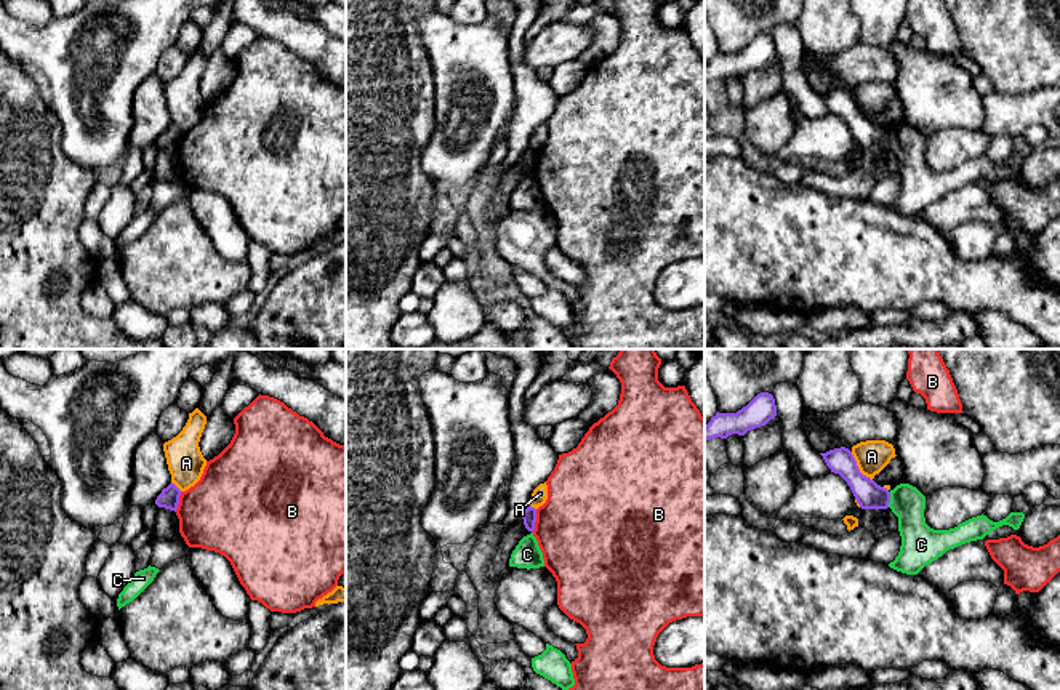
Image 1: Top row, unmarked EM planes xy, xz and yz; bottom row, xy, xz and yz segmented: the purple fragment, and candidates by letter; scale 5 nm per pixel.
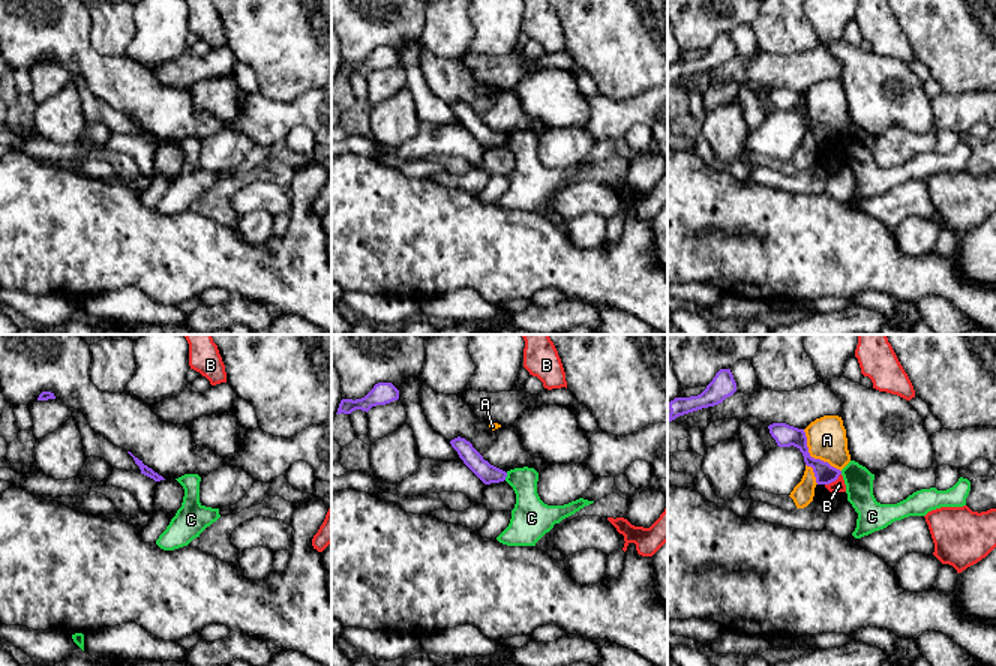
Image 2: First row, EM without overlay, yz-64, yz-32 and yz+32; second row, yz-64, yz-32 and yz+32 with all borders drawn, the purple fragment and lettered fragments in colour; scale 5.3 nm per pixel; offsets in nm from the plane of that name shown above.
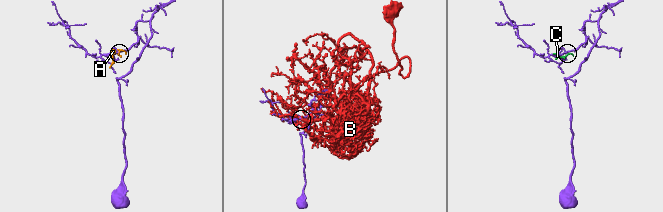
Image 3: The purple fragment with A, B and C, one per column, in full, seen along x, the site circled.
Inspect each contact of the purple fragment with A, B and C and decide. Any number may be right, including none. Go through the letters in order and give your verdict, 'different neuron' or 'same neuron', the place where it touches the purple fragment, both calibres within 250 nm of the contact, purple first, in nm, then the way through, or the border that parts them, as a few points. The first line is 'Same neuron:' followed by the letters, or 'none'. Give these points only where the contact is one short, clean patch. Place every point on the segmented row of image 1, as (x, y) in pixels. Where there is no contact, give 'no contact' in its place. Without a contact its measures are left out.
Same neuron: none
A: different neuron; contact yz (857, 468); calibres 140 and 170 nm; border yz (851, 452), (857, 468), (871, 481)
B: different neuron; contact xz (535, 521); calibres 70 and 480 nm
C: different neuron; contact yz (889, 500); calibres 140 and 180 nm; border yz (891, 492), (887, 506)

